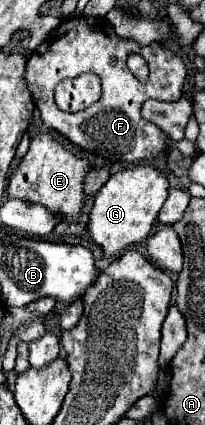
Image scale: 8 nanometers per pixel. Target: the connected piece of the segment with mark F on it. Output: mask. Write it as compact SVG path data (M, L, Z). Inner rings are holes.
M76 16L72 20L64 20L36 48L36 52L26 64L24 78L32 94L32 100L40 110L42 122L86 152L92 152L112 162L138 164L138 162L154 160L166 150L170 150L168 134L162 132L156 124L146 122L140 116L140 108L148 98L176 102L182 96L186 68L174 52L162 48L158 42L140 48L132 38L120 38L112 30L106 18ZM128 52L138 52L148 62L150 72L146 82L140 82L128 70L126 66ZM82 70L92 70L94 74L100 76L102 80L100 100L82 112L74 112L74 114L60 112L54 104L54 86L64 78L74 78L82 74Z

